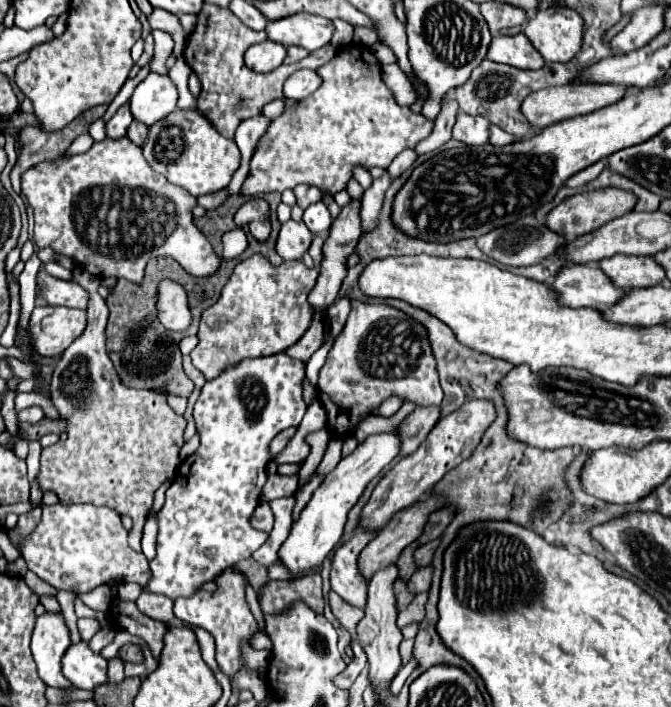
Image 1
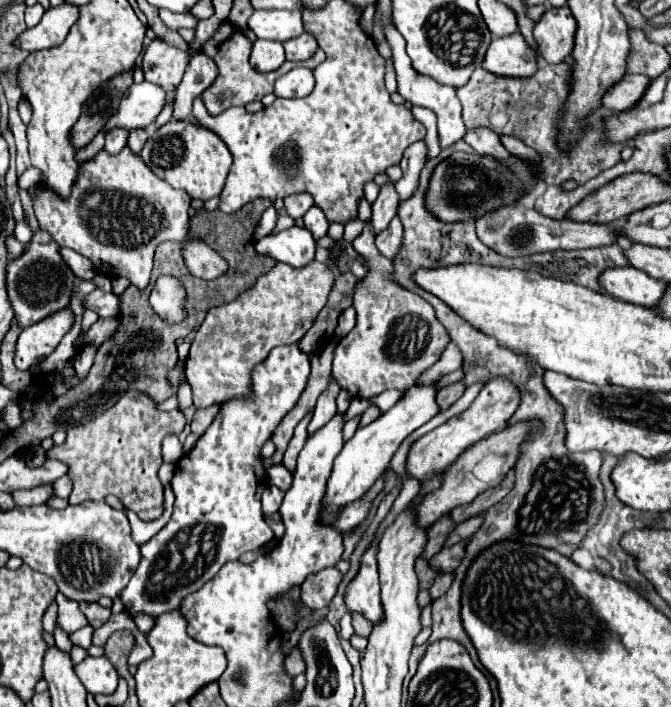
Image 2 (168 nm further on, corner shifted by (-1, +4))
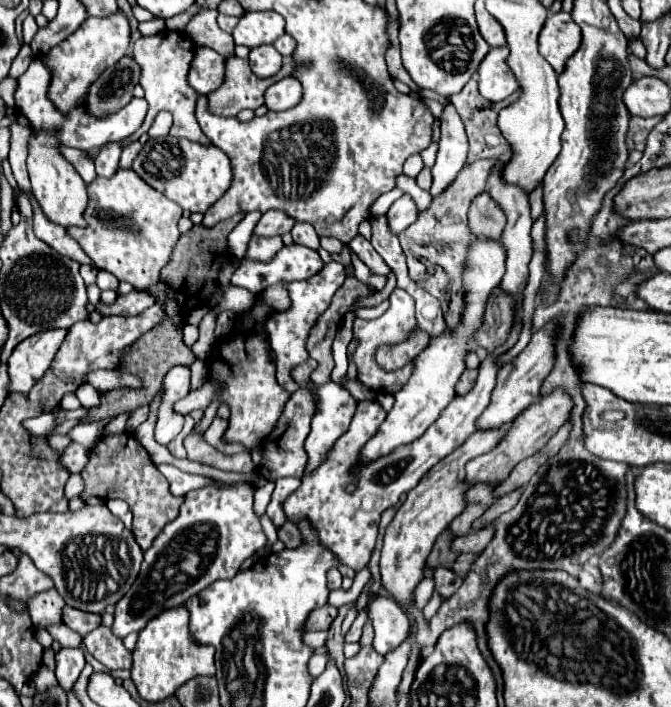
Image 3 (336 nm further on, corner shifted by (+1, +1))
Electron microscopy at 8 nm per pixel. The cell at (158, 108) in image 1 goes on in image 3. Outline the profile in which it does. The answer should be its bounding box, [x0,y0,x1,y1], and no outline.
[15,55,147,151]

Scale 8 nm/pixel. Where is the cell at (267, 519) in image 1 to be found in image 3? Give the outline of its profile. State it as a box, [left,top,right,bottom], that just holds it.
[279,521,303,549]

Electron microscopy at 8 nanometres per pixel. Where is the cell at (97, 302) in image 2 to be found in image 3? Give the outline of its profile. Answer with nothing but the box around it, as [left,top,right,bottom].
[97,291,157,315]

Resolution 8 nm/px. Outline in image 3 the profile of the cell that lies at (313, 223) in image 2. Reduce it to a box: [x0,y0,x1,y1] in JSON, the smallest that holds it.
[291,223,319,249]

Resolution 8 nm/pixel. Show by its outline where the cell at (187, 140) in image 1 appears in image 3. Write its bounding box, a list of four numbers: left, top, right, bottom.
[133,135,233,213]

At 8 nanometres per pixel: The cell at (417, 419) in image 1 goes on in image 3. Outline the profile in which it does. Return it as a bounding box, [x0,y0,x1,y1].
[457,369,477,395]

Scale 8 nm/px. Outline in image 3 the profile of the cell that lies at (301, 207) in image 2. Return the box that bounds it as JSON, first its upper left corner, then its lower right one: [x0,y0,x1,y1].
[253,211,295,237]

